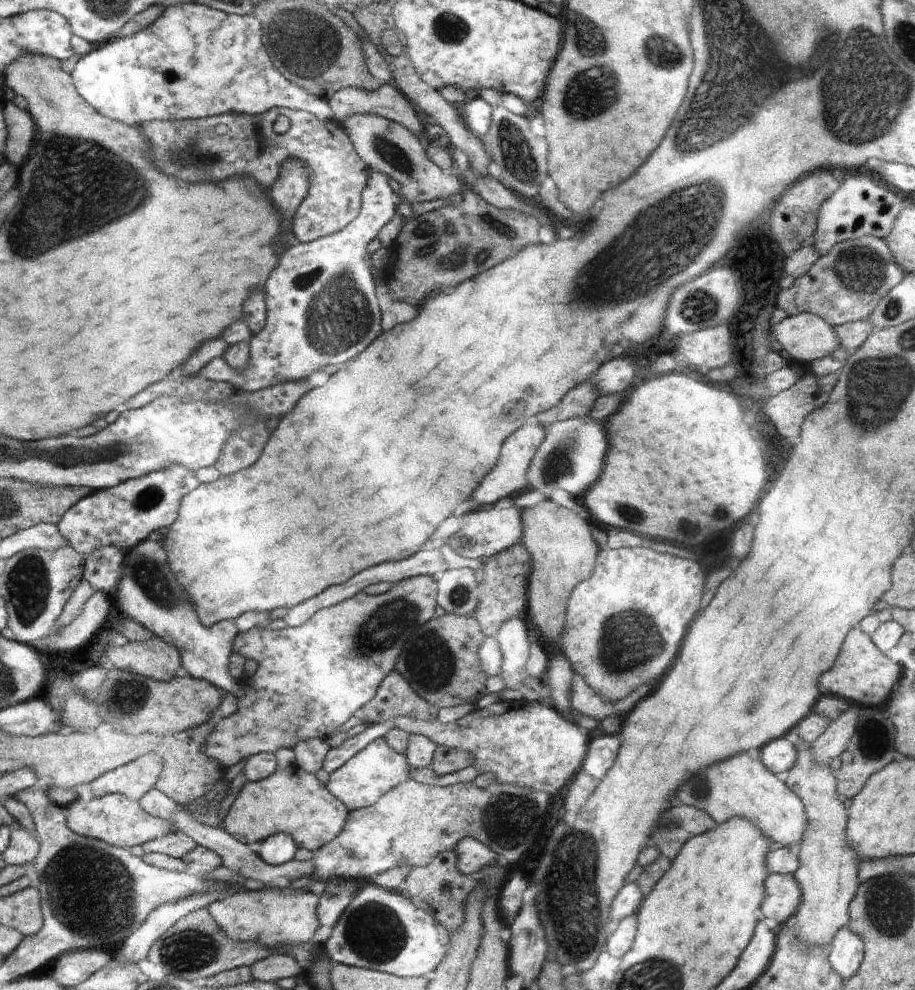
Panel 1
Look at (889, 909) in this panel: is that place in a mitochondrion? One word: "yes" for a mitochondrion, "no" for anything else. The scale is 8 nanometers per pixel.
yes

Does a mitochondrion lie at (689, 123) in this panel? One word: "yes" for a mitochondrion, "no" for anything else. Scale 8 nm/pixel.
yes

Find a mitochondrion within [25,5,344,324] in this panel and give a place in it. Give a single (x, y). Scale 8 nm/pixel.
(188, 156)

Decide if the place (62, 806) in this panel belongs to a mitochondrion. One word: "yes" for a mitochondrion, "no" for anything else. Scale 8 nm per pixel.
no

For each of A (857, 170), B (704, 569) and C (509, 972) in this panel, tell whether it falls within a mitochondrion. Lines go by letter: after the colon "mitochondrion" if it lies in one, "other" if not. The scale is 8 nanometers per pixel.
A: other
B: other
C: other

